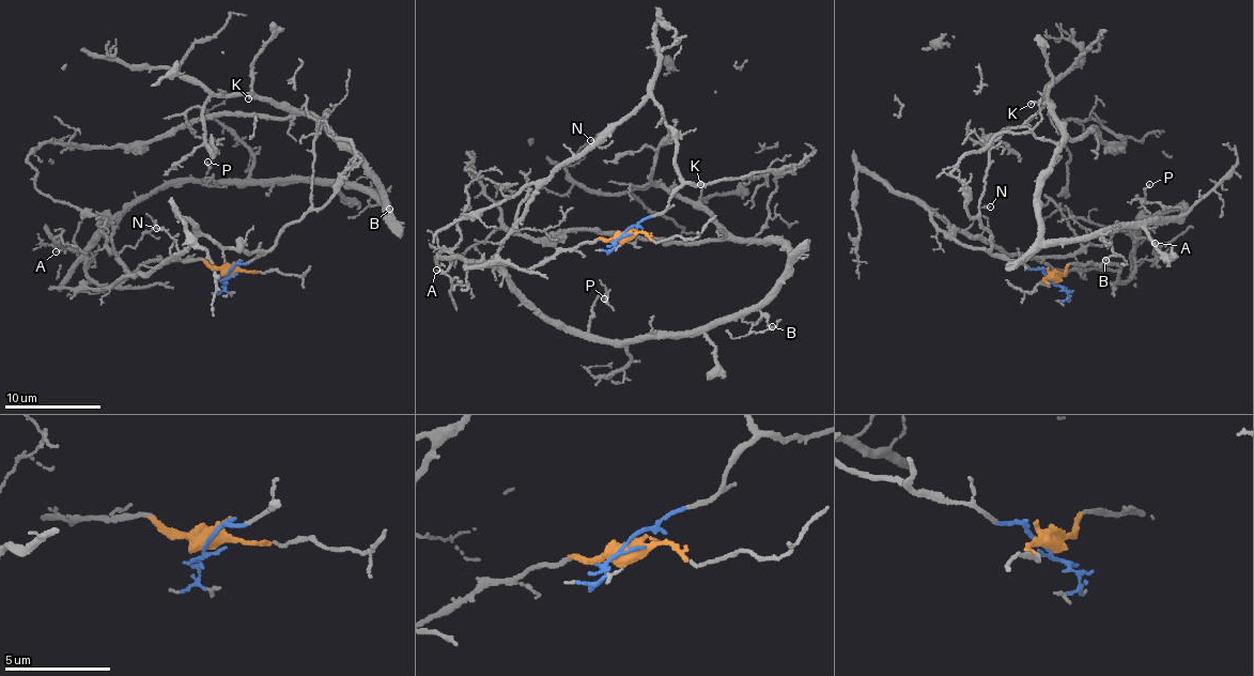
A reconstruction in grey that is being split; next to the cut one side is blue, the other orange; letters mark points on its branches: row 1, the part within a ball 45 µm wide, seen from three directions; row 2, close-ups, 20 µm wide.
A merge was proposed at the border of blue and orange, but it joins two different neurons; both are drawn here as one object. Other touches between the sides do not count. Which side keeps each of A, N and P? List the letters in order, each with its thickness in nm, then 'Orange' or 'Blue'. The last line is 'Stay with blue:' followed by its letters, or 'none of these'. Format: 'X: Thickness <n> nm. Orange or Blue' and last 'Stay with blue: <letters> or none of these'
A: Thickness 130 nm. Orange
N: Thickness 120 nm. Blue
P: Thickness 140 nm. Orange
Stay with blue: N

